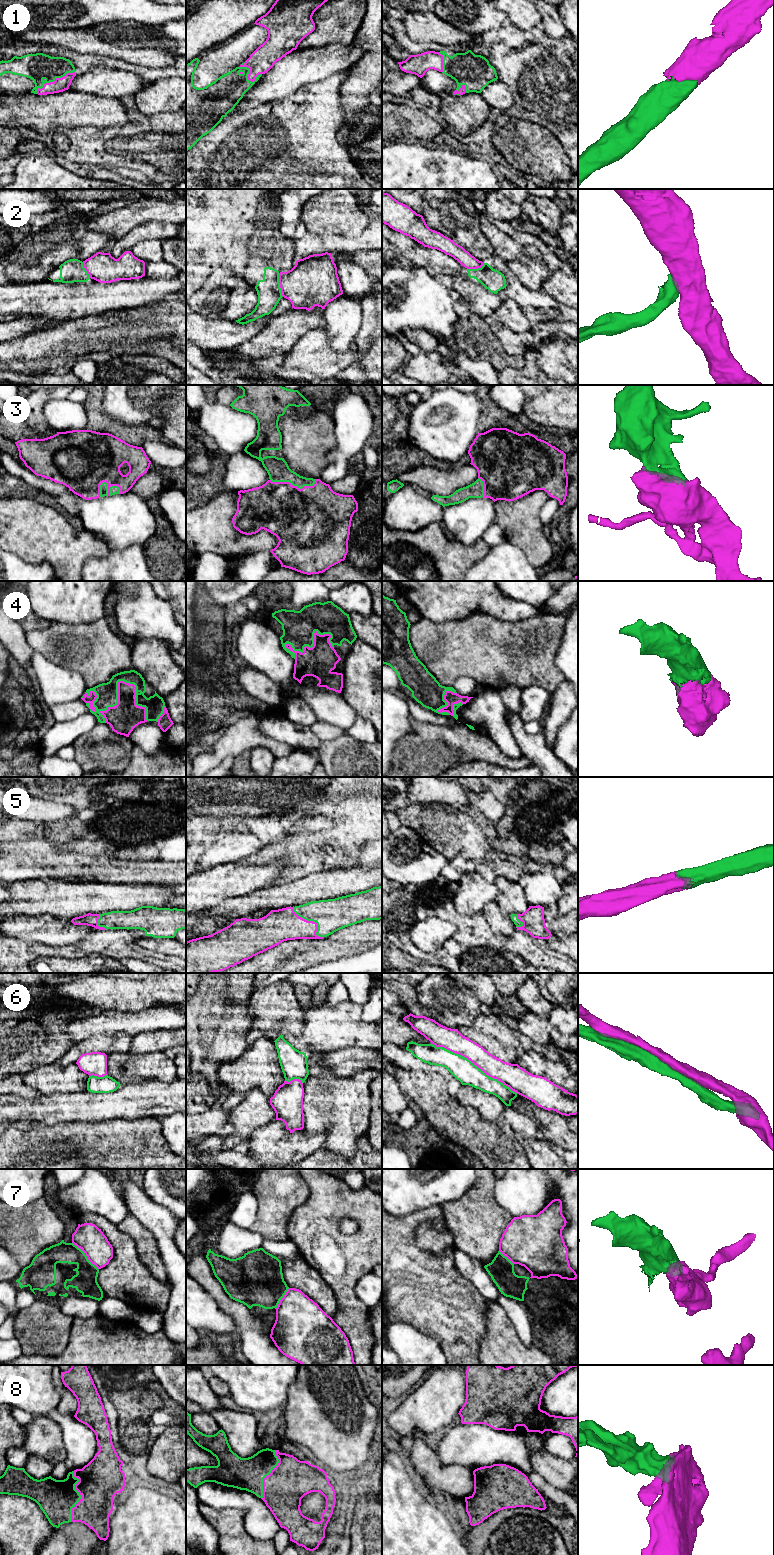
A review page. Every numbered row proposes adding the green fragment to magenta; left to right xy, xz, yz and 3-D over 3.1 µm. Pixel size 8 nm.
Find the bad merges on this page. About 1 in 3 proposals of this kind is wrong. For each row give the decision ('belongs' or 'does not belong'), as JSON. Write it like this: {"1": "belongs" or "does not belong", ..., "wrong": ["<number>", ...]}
{"1": "belongs", "2": "does not belong", "3": "belongs", "4": "belongs", "5": "belongs", "6": "belongs", "7": "does not belong", "8": "belongs", "wrong": ["2", "7"]}

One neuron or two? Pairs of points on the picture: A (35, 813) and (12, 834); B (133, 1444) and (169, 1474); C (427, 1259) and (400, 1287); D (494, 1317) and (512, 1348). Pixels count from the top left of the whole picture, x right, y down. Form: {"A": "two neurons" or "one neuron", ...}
{"A": "two neurons", "B": "two neurons", "C": "one neuron", "D": "one neuron"}

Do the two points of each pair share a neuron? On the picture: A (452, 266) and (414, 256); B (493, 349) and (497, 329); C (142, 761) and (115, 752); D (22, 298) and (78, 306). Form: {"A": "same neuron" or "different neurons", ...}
{"A": "same neuron", "B": "different neurons", "C": "different neurons", "D": "same neuron"}

